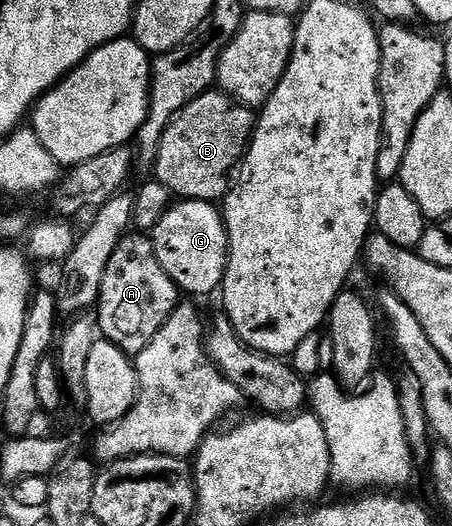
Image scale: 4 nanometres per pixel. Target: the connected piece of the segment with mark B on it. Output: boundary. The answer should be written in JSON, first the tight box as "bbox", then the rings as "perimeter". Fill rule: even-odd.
{"bbox":[152,90,256,202],"perimeter":[[[221,90],[200,94],[164,130],[152,169],[156,179],[182,200],[218,202],[228,191],[226,179],[239,167],[250,147],[256,116],[247,105]]]}

